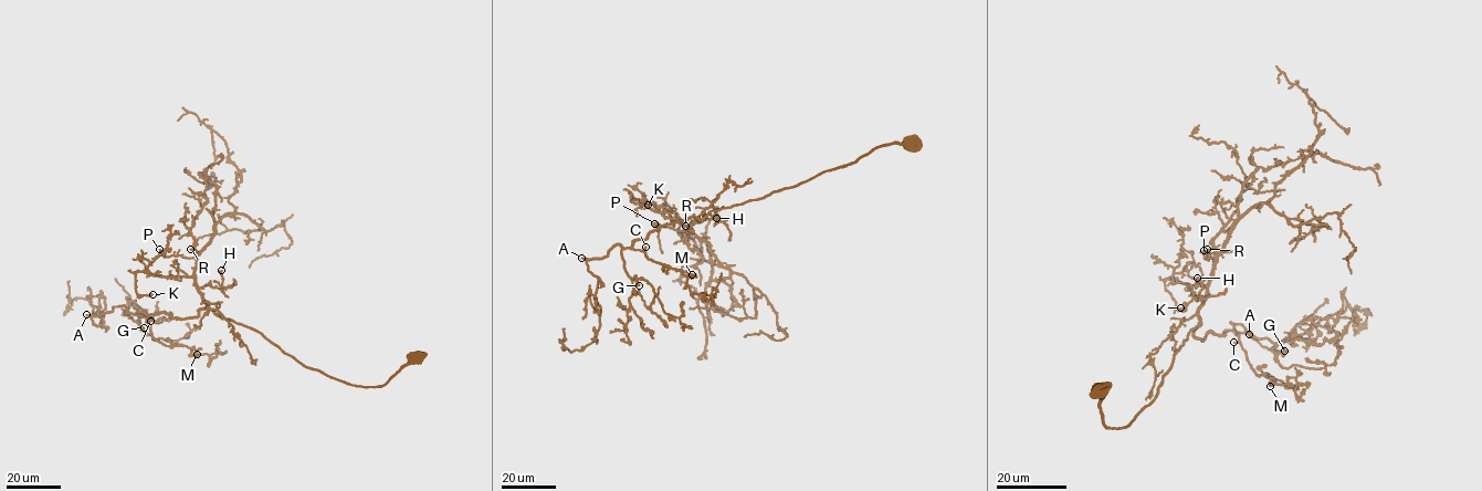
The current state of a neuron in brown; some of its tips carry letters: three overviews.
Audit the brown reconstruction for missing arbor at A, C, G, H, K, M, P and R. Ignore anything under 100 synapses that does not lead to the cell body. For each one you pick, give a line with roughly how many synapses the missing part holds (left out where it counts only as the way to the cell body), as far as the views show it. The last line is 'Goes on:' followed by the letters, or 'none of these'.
A: about 500 synapses
C: about 110 synapses
Goes on: A, C

